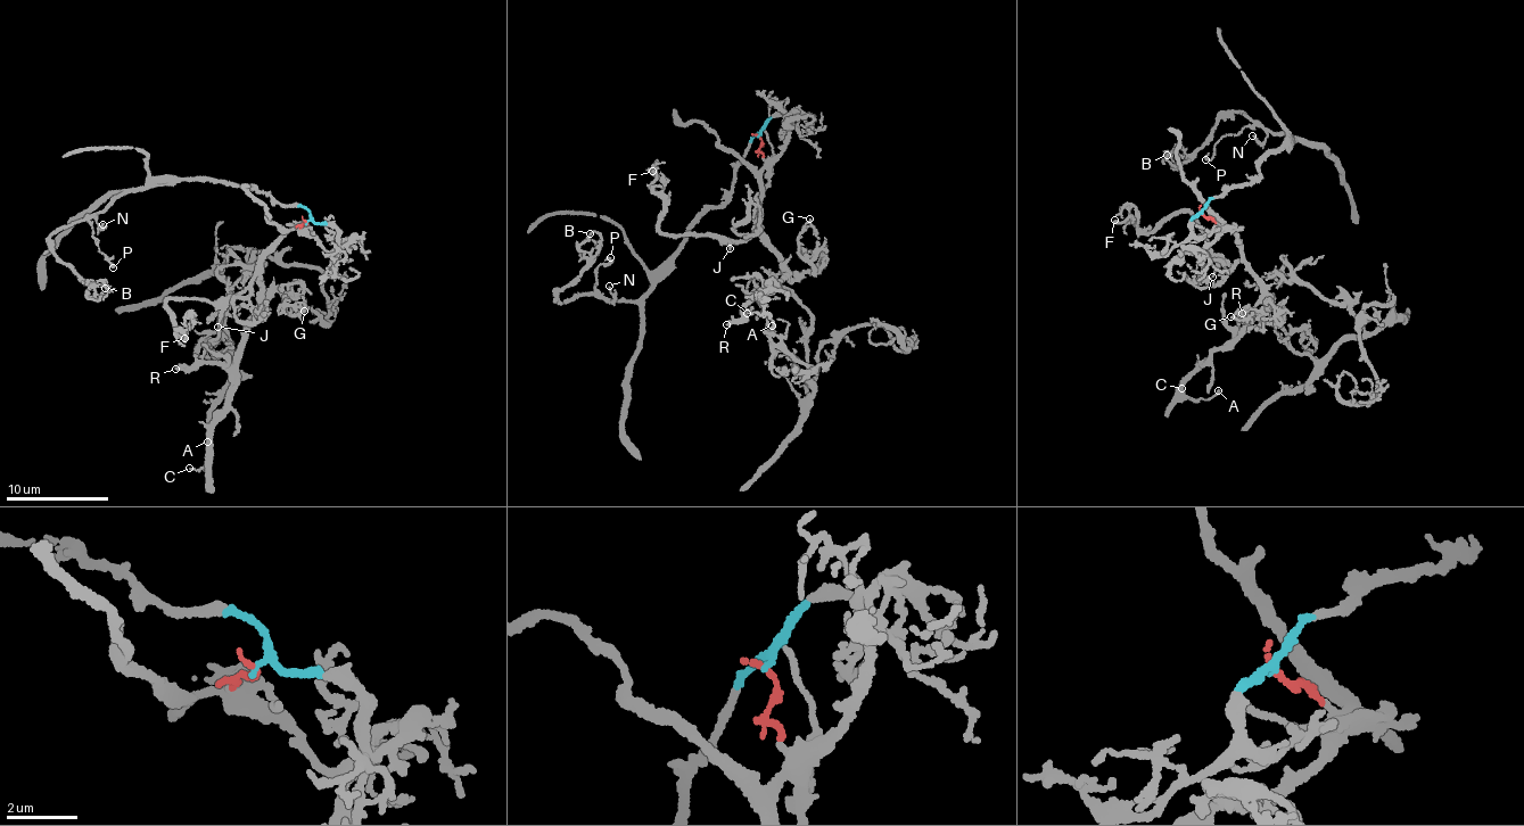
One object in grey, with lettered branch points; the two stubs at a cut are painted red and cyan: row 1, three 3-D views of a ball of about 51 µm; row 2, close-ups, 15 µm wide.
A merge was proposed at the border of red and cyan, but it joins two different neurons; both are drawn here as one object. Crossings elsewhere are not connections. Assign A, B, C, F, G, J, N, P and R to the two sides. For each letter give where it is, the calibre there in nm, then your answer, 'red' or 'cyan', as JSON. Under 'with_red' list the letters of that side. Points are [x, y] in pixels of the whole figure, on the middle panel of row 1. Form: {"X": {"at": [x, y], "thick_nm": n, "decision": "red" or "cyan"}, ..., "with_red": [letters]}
{"A": {"at": [772, 325], "thick_nm": 160, "decision": "red"}, "B": {"at": [590, 233], "thick_nm": 150, "decision": "cyan"}, "C": {"at": [747, 313], "thick_nm": 130, "decision": "red"}, "F": {"at": [652, 171], "thick_nm": 220, "decision": "red"}, "G": {"at": [809, 219], "thick_nm": 150, "decision": "red"}, "J": {"at": [730, 248], "thick_nm": 120, "decision": "red"}, "N": {"at": [609, 286], "thick_nm": 100, "decision": "cyan"}, "P": {"at": [610, 257], "thick_nm": 180, "decision": "cyan"}, "R": {"at": [726, 324], "thick_nm": 240, "decision": "red"}, "with_red": ["A", "C", "F", "G", "J", "R"]}

